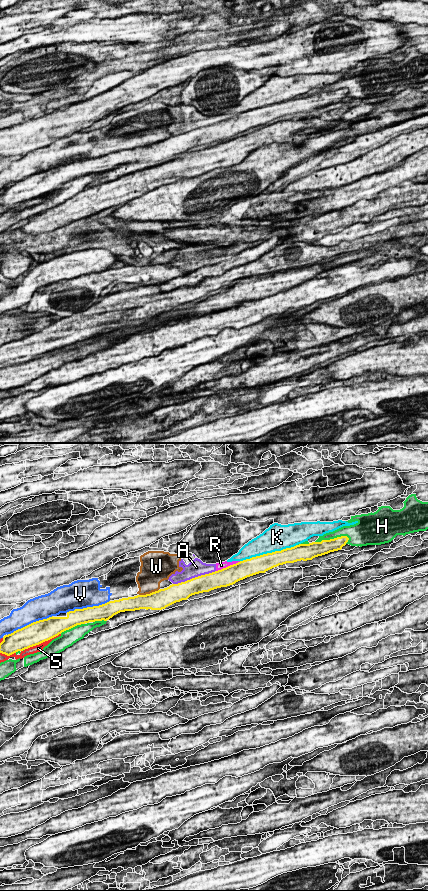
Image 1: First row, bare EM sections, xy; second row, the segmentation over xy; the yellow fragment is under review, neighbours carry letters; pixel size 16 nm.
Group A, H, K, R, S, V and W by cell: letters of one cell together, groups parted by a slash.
A K R V W / H / S

